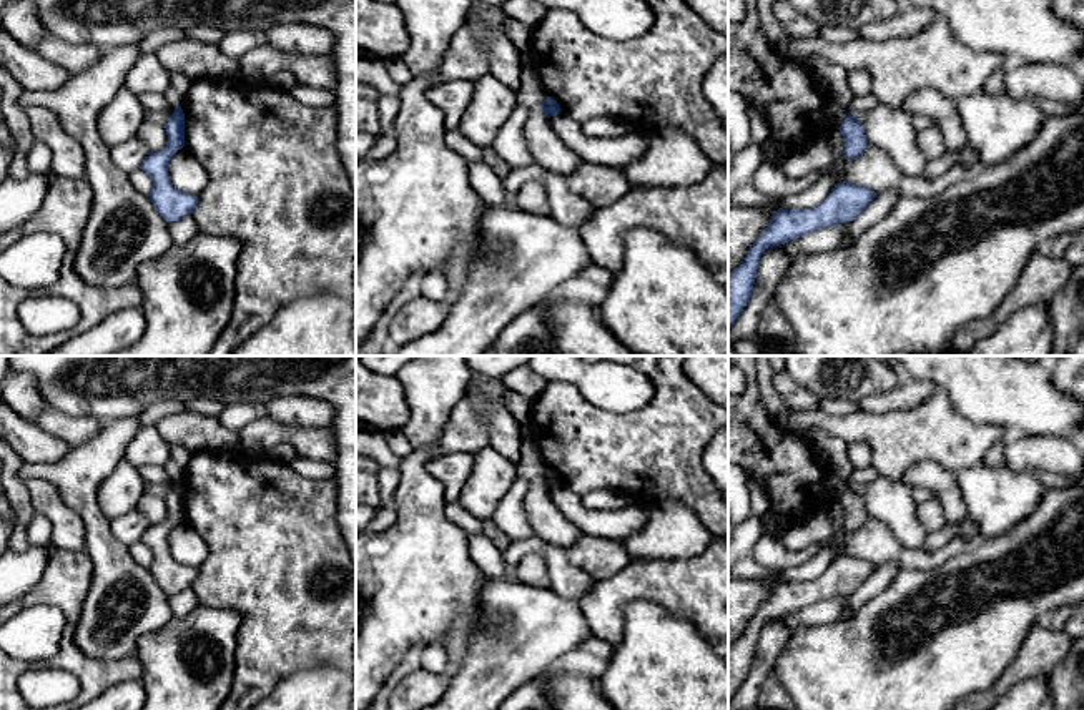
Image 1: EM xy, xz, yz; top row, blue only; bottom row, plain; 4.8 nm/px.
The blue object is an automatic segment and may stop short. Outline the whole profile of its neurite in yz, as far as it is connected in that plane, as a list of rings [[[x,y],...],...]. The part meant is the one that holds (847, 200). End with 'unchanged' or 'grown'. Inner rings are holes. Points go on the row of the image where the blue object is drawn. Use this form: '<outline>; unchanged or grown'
[[[840,181],[826,200],[813,208],[778,210],[758,239],[750,246],[743,261],[728,274],[728,331],[750,301],[756,279],[758,261],[766,248],[781,246],[811,231],[850,223],[876,198],[863,185]]]; unchanged

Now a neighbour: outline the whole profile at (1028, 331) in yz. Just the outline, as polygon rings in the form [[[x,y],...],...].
[[[1047,304],[1017,309],[994,333],[978,341],[966,356],[1052,356]]]

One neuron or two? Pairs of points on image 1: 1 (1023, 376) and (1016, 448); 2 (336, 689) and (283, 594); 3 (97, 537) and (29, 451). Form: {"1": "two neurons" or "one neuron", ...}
{"1": "two neurons", "2": "two neurons", "3": "two neurons"}

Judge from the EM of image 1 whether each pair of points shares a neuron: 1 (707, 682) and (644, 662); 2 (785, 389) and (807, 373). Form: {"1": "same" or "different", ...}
{"1": "same", "2": "different"}

